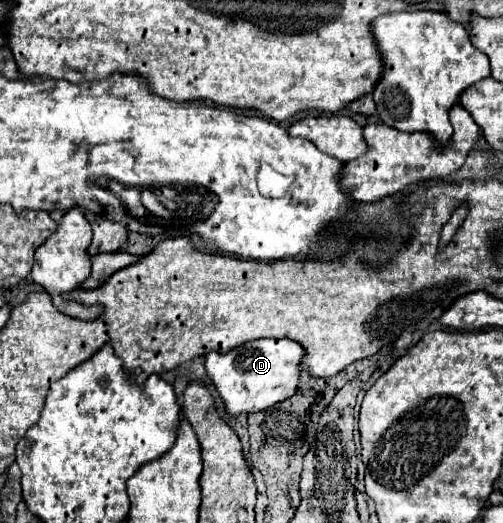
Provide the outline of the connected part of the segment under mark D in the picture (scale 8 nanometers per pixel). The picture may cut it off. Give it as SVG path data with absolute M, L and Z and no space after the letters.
M259 339L249 341L229 353L207 353L205 371L215 389L219 391L229 415L257 413L267 407L289 399L297 389L299 361L303 357L299 343L289 339Z

